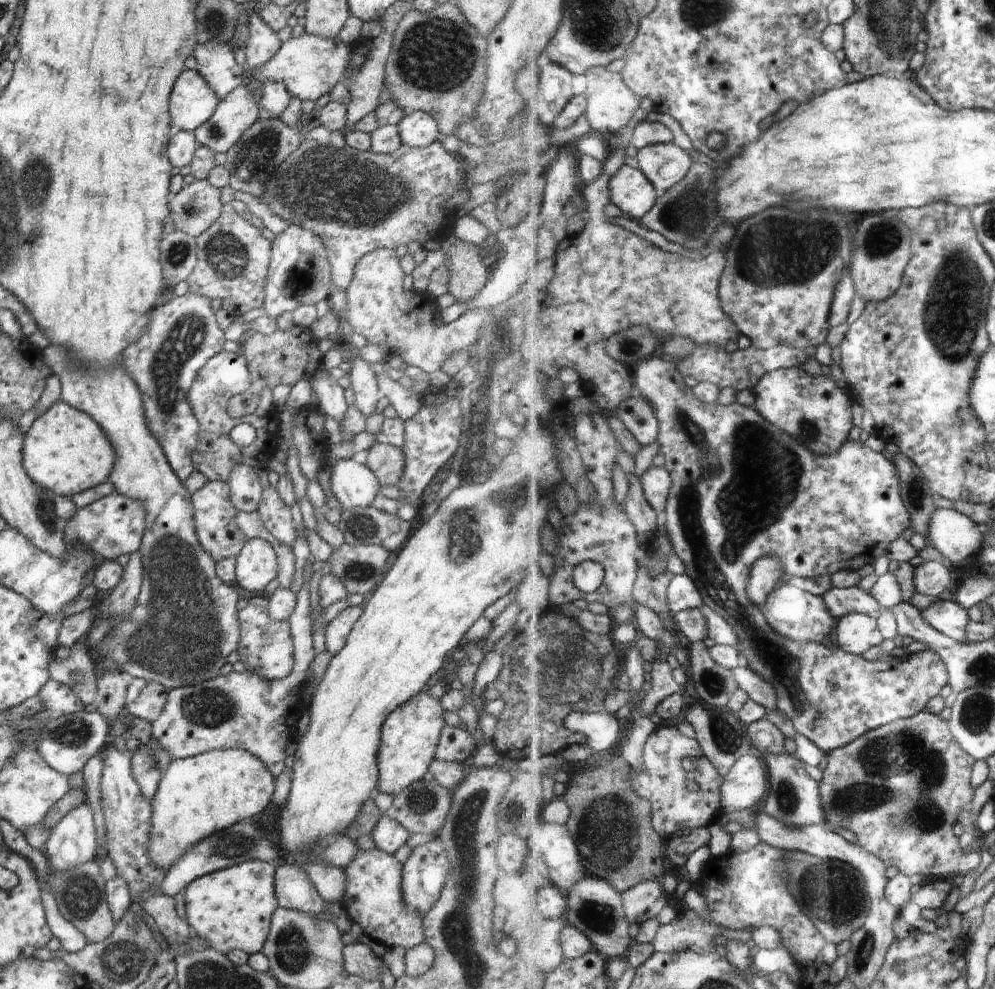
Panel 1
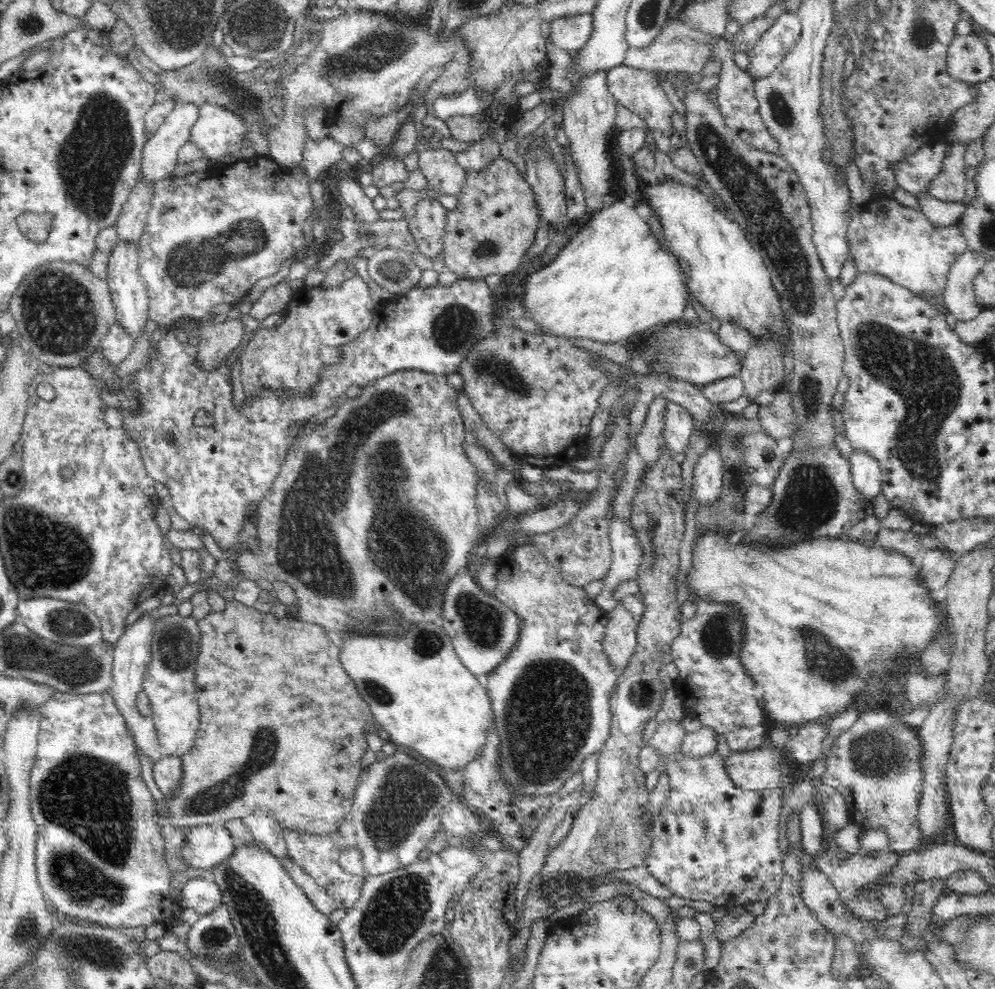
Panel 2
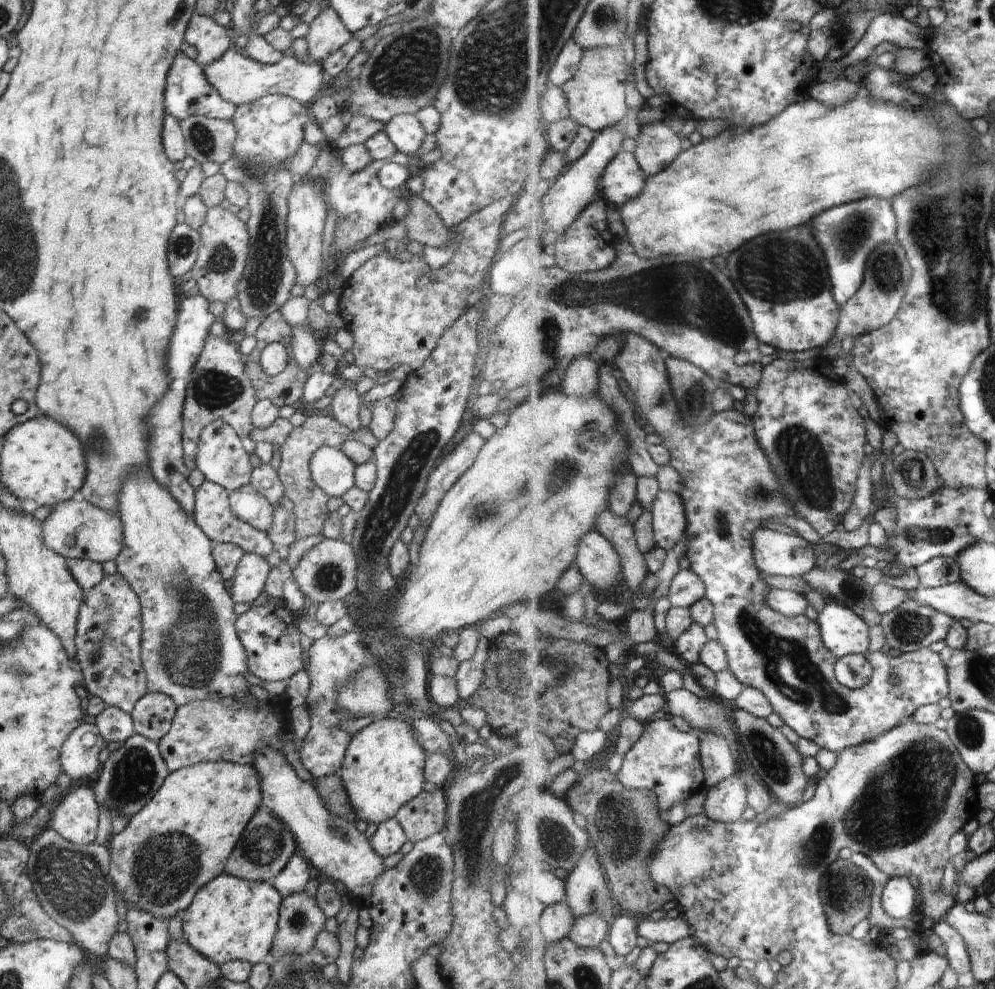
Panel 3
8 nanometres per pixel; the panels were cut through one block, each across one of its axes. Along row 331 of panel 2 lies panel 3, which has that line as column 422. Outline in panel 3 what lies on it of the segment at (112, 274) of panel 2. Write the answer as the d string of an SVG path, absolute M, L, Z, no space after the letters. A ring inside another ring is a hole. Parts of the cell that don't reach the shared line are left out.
M407 114L394 116L385 124L383 131L398 151L415 158L427 134L418 118Z

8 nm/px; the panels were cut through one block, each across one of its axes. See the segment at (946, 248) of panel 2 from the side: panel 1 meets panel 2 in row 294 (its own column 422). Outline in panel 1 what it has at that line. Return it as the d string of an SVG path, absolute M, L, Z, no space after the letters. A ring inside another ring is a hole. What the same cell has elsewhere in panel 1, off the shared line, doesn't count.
M378 847L367 851L358 849L352 862L342 870L347 879L341 904L347 912L348 919L359 924L363 934L391 949L402 947L408 950L424 942L422 915L410 913L406 908L401 893L402 865L393 854L388 854Z

